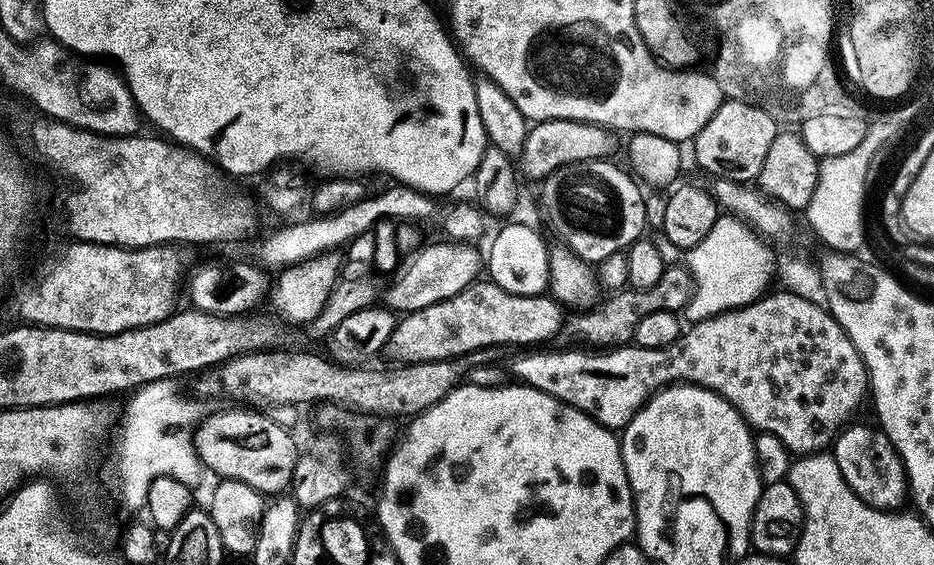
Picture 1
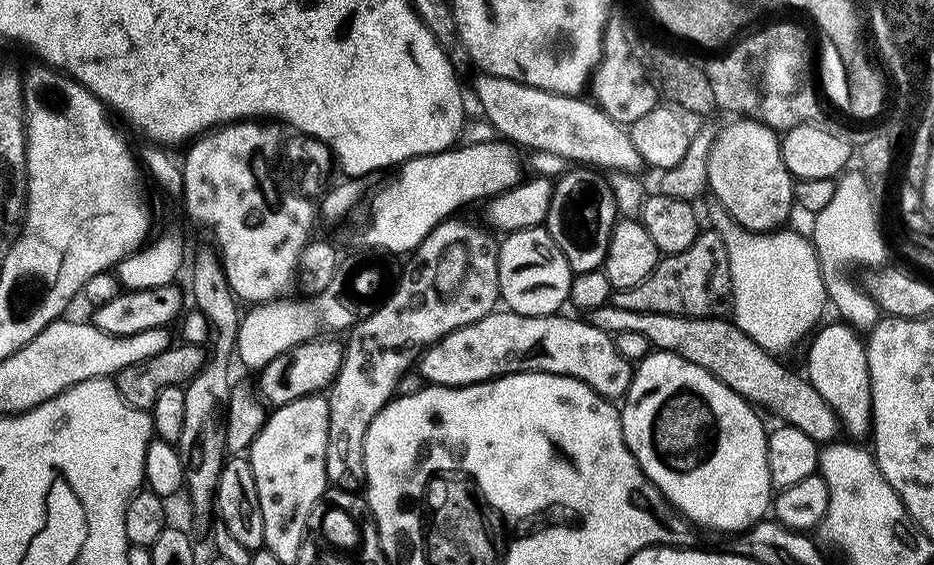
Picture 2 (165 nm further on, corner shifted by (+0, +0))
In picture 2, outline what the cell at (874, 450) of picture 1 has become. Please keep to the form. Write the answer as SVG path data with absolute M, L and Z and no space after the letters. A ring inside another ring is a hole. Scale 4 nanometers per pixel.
M825 323L815 333L816 341L808 352L806 379L814 386L814 390L818 390L818 394L822 394L822 398L826 398L826 402L840 420L841 429L847 435L849 432L853 441L864 442L862 440L867 441L872 435L872 375L868 345L851 324L835 323Z

